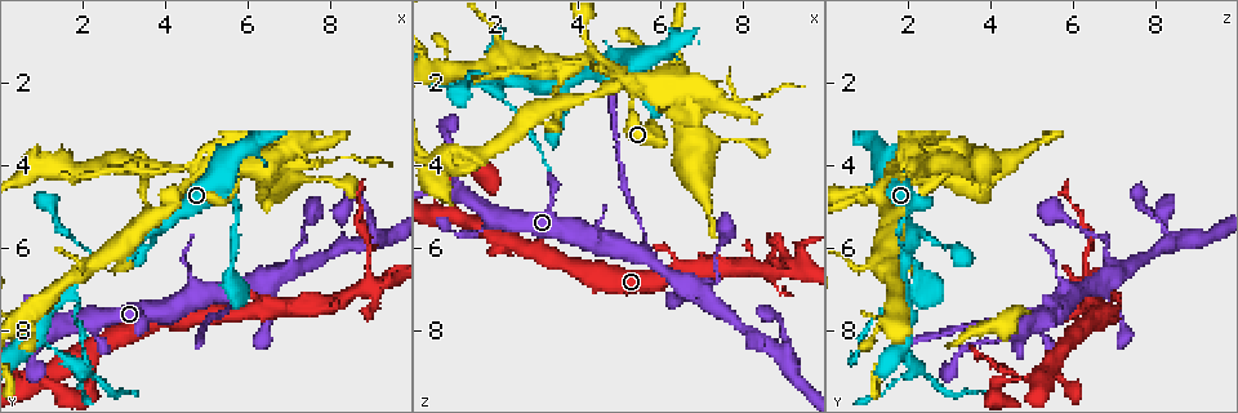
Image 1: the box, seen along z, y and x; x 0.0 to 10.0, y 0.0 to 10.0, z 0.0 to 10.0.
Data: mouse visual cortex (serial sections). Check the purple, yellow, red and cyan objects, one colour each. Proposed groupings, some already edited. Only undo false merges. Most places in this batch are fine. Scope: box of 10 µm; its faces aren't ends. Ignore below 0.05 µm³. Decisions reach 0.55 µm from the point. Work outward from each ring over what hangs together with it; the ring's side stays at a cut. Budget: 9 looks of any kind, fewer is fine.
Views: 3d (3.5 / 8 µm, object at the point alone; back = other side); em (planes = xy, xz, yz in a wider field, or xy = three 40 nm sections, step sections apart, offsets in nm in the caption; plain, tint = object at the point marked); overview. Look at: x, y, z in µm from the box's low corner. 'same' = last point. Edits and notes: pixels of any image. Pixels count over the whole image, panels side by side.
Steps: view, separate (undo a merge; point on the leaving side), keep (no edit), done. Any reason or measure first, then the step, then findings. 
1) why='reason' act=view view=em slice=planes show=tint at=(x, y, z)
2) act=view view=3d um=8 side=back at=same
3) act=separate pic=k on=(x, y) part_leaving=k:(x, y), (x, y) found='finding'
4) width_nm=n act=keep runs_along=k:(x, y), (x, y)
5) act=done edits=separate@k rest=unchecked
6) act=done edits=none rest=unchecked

why='abrupt turn' act=view view=3d um=3.5 at=(5.45, 7.15, 6.10)

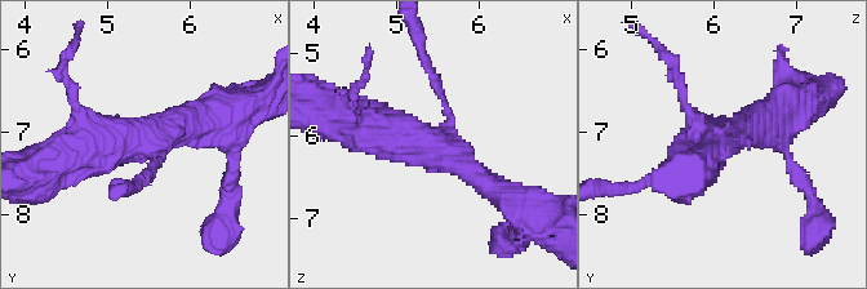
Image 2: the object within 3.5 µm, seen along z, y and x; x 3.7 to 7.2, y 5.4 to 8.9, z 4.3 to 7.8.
why='need the tissue' act=view view=em slice=xy step=5 show=tint at=(5.50, 7.10, 6.10)

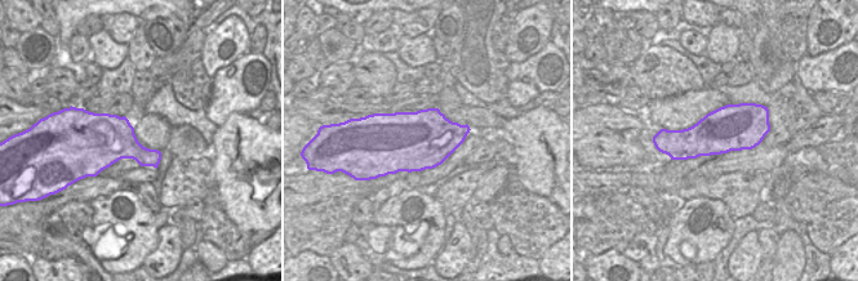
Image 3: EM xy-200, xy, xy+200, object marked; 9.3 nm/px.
why='another direction' act=view view=em slice=xy step=1 show=tint at=same

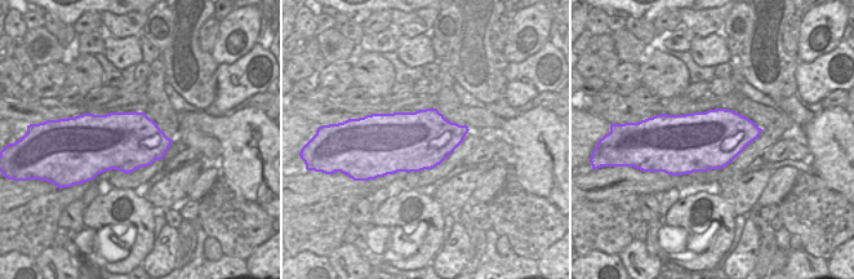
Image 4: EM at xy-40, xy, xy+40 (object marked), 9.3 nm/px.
arm_widths_nm=100,300,500 act=keep found='continuous, no second cell'

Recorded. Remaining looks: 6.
why='narrows sharply' act=view view=3d um=3.5 side=back at=(1.10, 9.10, 5.30)

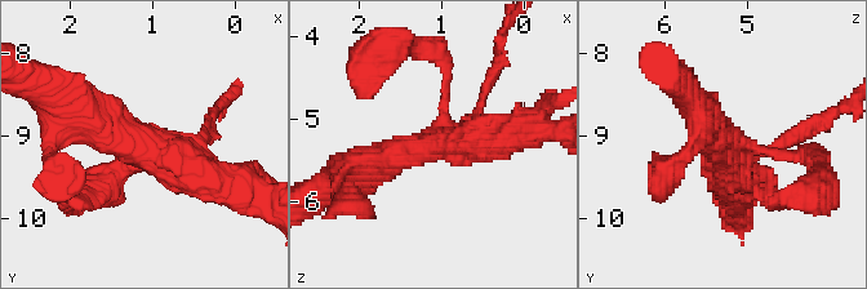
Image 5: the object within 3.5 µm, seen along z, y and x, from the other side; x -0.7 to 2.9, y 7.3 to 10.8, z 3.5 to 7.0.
arms=4 arm_widths_nm=150,150,450,500 why='need the tissue' act=view view=em slice=planes show=tint at=(1.00, 9.15, 5.30)

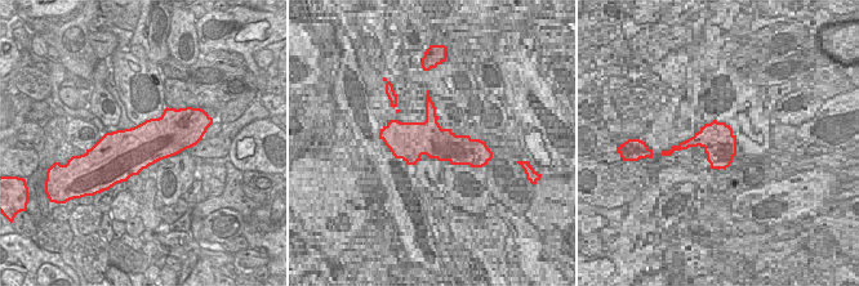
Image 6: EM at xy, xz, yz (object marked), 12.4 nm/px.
act=view view=em slice=xy step=2 show=tint at=same

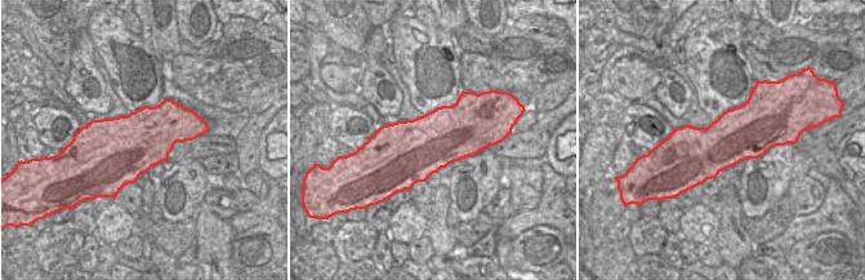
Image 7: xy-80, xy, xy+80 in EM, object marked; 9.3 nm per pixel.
act=keep runs_along=5:(79, 112), (221, 183) found='all the same cell'

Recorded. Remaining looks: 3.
why='a narrow waist' act=view view=3d um=3.5 at=(2.50, 6.25, 1.95)

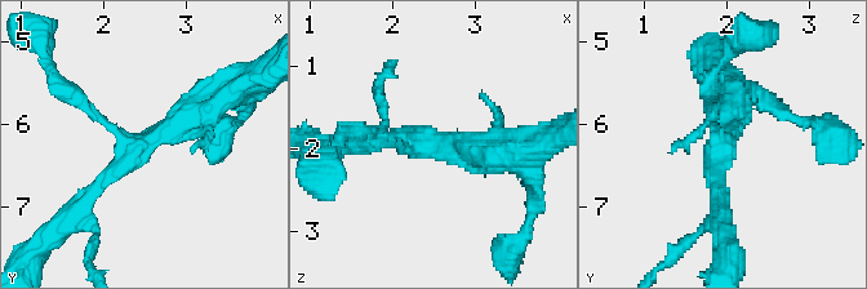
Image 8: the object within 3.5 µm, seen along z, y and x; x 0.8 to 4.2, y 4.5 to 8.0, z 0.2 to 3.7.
why='now the EM' act=view view=em slice=planes show=tint at=(2.45, 6.30, 1.90)

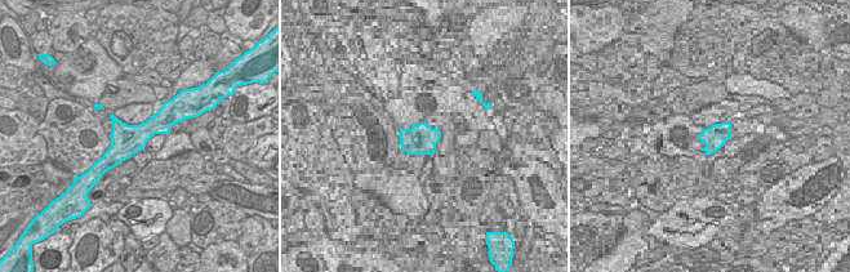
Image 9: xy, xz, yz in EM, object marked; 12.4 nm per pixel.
act=view view=em slice=xy step=2 show=tint at=same

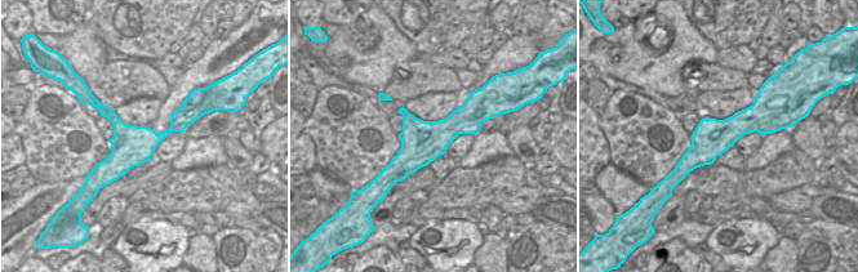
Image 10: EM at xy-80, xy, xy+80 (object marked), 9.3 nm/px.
act=keep runs_along=8:(209, 102), (150, 137), (74, 213) found='all the same cell'

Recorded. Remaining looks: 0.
act=done edits=none rest=unchecked

